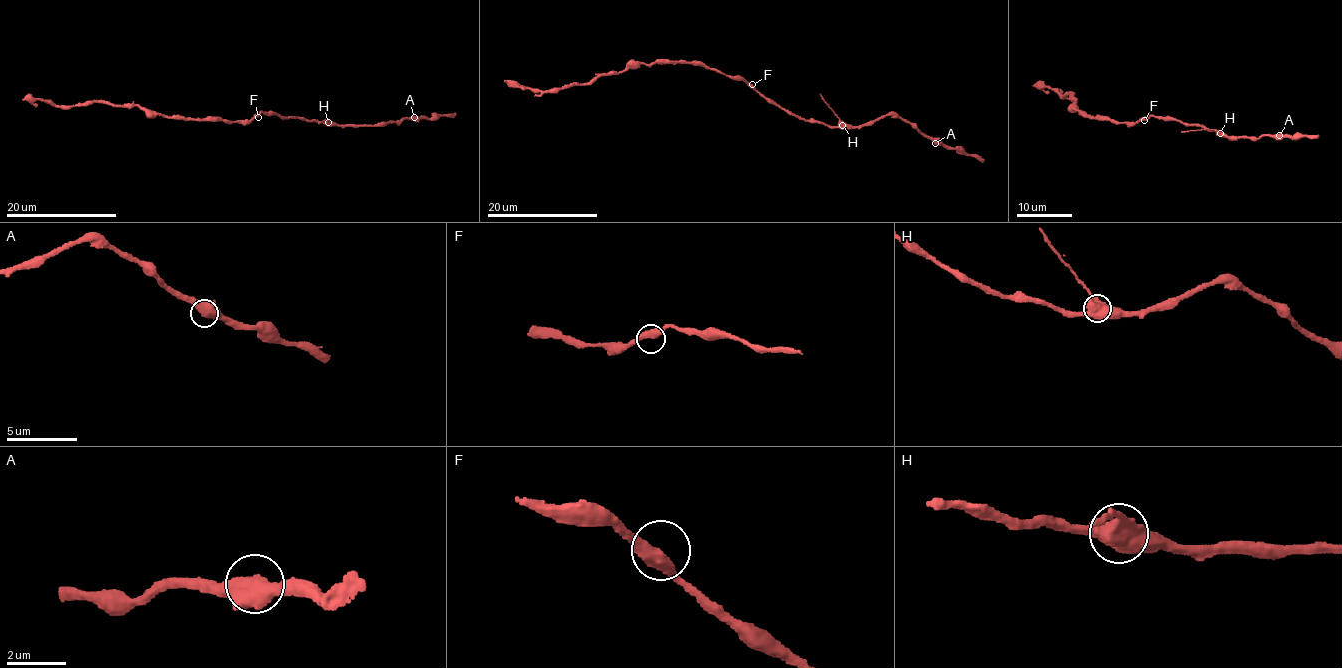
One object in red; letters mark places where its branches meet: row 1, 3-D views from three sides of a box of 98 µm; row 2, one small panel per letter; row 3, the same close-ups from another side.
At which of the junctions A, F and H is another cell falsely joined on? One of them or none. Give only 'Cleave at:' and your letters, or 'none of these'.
Cleave at: H

